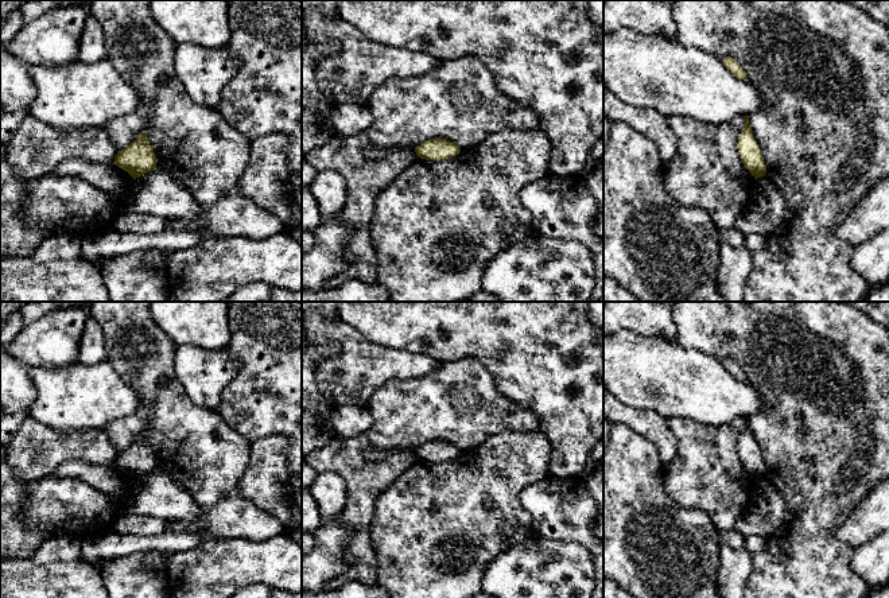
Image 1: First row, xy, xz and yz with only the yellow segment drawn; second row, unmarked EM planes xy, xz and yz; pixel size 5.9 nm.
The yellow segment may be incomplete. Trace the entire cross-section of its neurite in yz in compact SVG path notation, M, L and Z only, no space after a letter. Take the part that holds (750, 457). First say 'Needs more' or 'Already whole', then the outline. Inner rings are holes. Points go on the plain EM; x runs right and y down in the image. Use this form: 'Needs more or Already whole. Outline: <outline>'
Already whole. Outline: M750 418L745 419L745 428L738 438L738 457L744 467L749 471L749 474L757 481L765 478L766 467L764 463L762 454L753 438L749 420Z

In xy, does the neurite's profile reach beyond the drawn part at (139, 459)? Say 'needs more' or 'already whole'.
already whole

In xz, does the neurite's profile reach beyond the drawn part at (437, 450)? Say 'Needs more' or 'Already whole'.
Already whole

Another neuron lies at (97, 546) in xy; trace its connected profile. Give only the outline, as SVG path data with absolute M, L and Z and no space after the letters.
M114 531L86 533L82 543L81 559L93 564L110 558L127 556L135 552L162 551L176 552L198 547L213 539L207 531L172 532L166 531L155 536L121 535Z

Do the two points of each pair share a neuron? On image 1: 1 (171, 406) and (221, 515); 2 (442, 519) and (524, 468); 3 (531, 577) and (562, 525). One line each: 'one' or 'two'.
1: one
2: one
3: two

